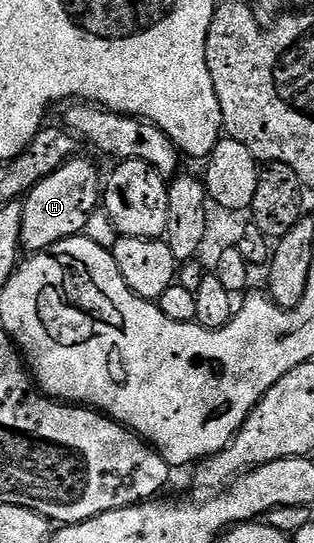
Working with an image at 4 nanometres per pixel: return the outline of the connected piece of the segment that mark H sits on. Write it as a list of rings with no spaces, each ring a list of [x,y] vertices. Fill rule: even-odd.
[[[80,159],[68,160],[23,197],[20,246],[25,253],[43,252],[52,244],[81,235],[87,229],[90,218],[101,207],[102,172],[100,176],[99,170],[90,161]]]

